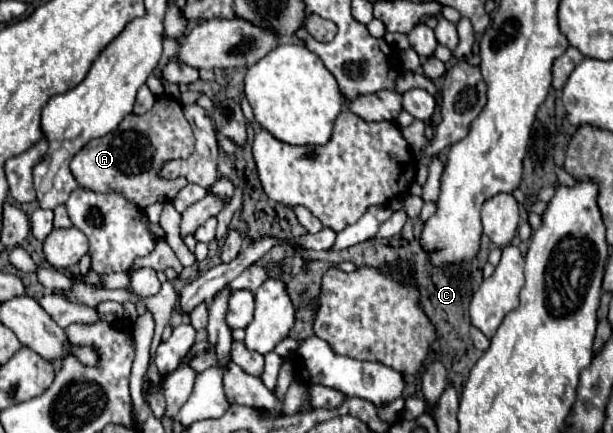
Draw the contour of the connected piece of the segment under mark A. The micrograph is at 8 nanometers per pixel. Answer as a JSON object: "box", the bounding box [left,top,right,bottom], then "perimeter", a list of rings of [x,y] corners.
{"box":[71,97,195,209],"perimeter":[[[157,97],[151,111],[145,115],[129,113],[121,125],[105,137],[93,139],[71,161],[71,173],[77,183],[97,193],[121,193],[127,201],[145,209],[157,201],[171,201],[189,181],[179,177],[165,181],[157,177],[159,167],[167,159],[187,159],[193,153],[195,137],[183,115],[181,103],[173,97]]]}

